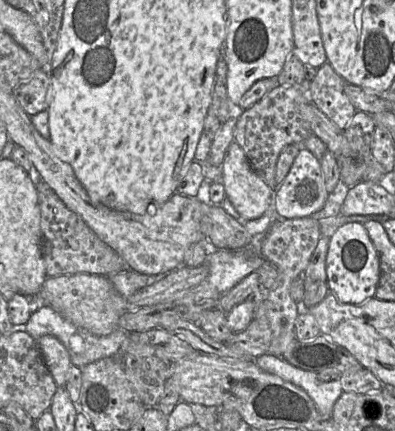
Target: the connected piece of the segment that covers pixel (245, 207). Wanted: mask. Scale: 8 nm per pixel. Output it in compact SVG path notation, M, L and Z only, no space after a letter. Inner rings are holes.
M234 140L221 165L226 197L244 219L260 218L270 206L272 190L258 176Z

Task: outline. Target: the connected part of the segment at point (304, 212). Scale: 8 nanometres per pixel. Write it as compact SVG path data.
M302 148L276 190L277 216L310 217L324 207L328 196L320 161L307 148Z

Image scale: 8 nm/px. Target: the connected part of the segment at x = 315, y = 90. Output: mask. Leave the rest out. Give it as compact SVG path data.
M326 62L321 67L317 68L316 76L311 81L309 90L309 97L311 97L317 108L340 129L345 129L348 126L357 111L345 94L344 88L346 83L347 82L335 72L333 67Z

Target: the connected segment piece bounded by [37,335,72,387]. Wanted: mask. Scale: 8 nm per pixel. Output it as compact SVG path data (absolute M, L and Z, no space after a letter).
M44 335L38 341L43 359L58 387L65 387L72 366L70 355L62 342L52 335Z

